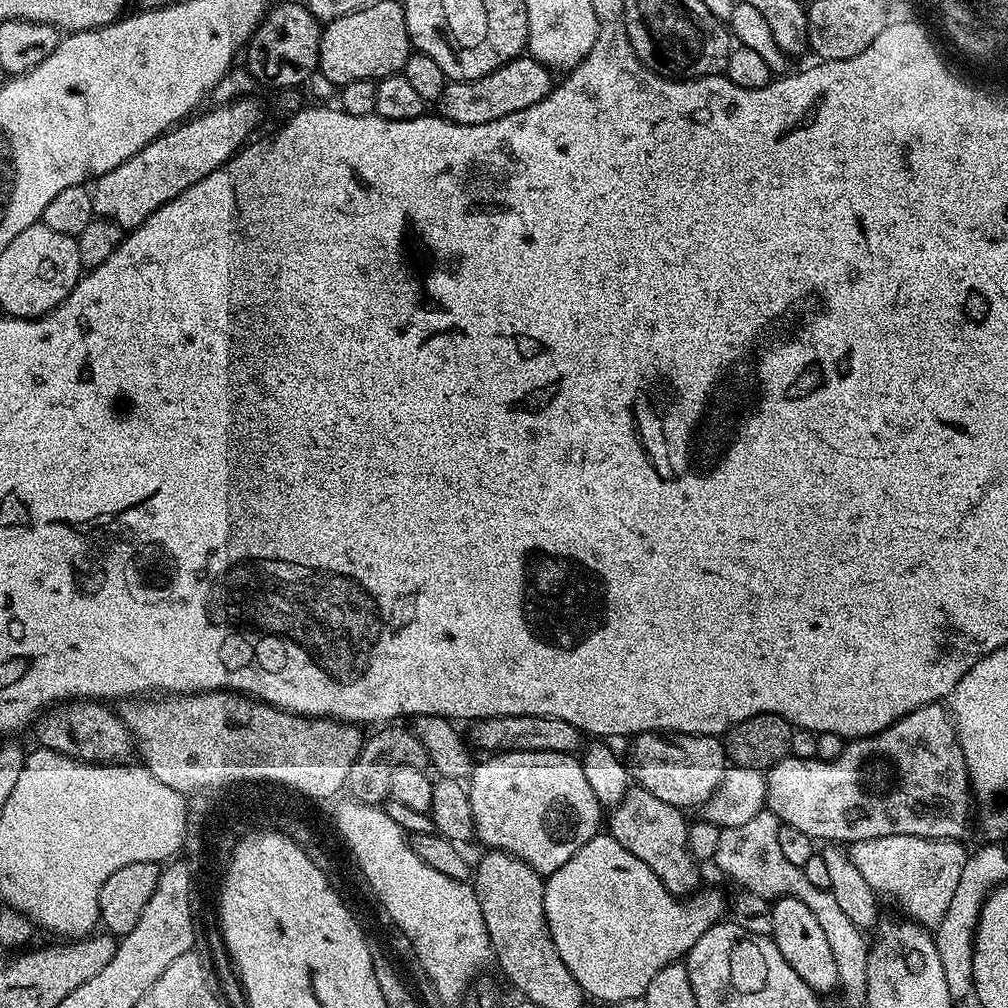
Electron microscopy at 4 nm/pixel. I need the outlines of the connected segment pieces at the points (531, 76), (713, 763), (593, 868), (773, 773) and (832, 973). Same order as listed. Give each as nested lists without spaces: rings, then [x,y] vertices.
[[[524,54],[477,80],[448,82],[438,101],[438,112],[445,120],[462,126],[498,122],[498,118],[506,118],[506,114],[514,114],[518,110],[526,110],[526,106],[534,106],[534,102],[542,102],[554,87],[552,76],[544,64]]]
[[[641,732],[640,735],[631,737],[630,744],[632,749],[629,750],[627,759],[630,761],[630,772],[635,783],[650,790],[654,798],[662,798],[662,802],[670,802],[670,806],[681,810],[689,810],[695,804],[696,807],[703,806],[716,793],[730,767],[723,743],[714,736],[687,736],[684,732]]]
[[[597,834],[572,855],[566,866],[558,866],[558,870],[547,877],[544,886],[545,917],[554,946],[566,969],[577,979],[585,997],[609,1000],[609,1005],[614,1006],[626,998],[643,997],[646,986],[650,986],[650,978],[654,978],[658,970],[667,964],[683,961],[694,942],[698,942],[710,926],[725,919],[726,896],[724,900],[722,893],[706,888],[684,899],[674,897],[666,886],[662,886],[658,874],[642,862],[642,858],[634,858],[634,854],[630,854],[630,850],[626,850],[626,846],[619,844],[614,837]]]
[[[940,702],[935,704],[927,704],[918,710],[914,710],[910,714],[906,714],[898,722],[894,722],[891,726],[889,726],[889,728],[882,730],[878,734],[874,734],[873,736],[864,736],[861,738],[861,740],[847,741],[847,743],[845,743],[844,749],[842,750],[842,754],[840,754],[836,760],[803,760],[802,758],[798,758],[797,756],[789,754],[786,758],[782,758],[782,762],[778,762],[772,768],[767,769],[766,779],[768,781],[768,802],[766,808],[767,811],[772,812],[775,816],[777,816],[778,819],[780,819],[781,824],[789,824],[790,826],[794,826],[794,830],[802,830],[802,834],[811,836],[813,841],[820,842],[820,840],[828,840],[824,842],[835,842],[840,846],[849,846],[856,842],[862,842],[866,839],[885,838],[886,835],[917,835],[918,838],[963,841],[965,839],[964,835],[966,835],[968,832],[968,811],[973,811],[974,808],[974,797],[968,782],[968,771],[966,770],[966,758],[962,754],[962,746],[956,737],[956,728],[952,725],[952,717],[947,707],[945,707],[945,705]]]
[[[784,896],[775,901],[772,906],[772,940],[782,950],[782,958],[790,962],[790,970],[806,982],[814,991],[821,994],[836,992],[840,979],[838,978],[838,966],[834,963],[830,942],[826,939],[826,933],[822,925],[814,919],[813,912],[806,907],[806,902],[798,902],[798,898]]]

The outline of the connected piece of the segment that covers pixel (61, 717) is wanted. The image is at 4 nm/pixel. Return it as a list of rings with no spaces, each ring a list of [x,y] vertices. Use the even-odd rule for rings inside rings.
[[[73,700],[57,704],[35,721],[36,736],[45,748],[83,760],[86,764],[119,764],[133,755],[130,730],[107,703],[92,700]]]

